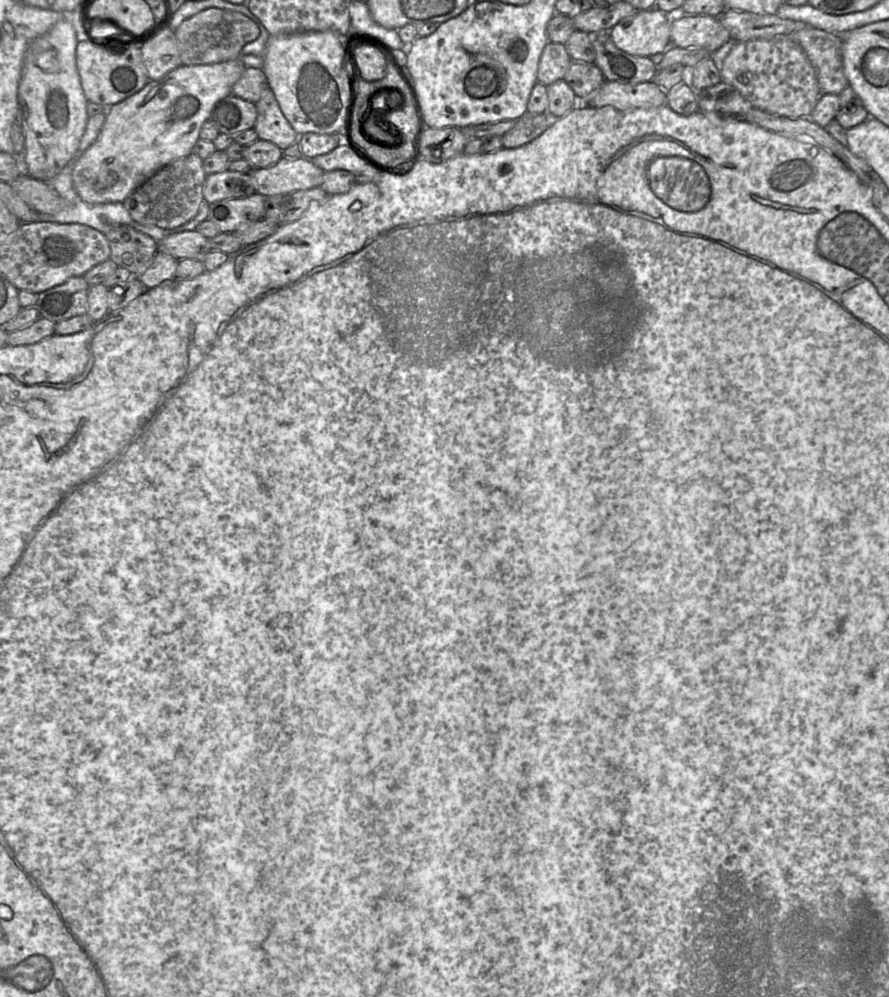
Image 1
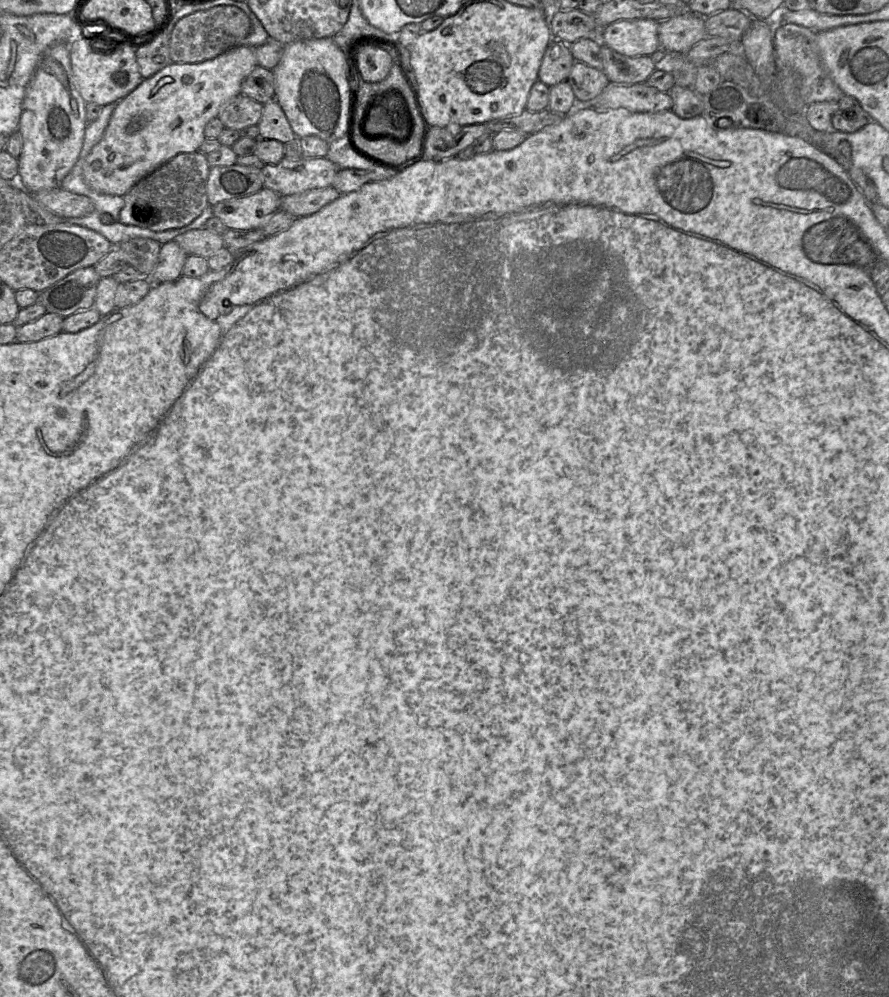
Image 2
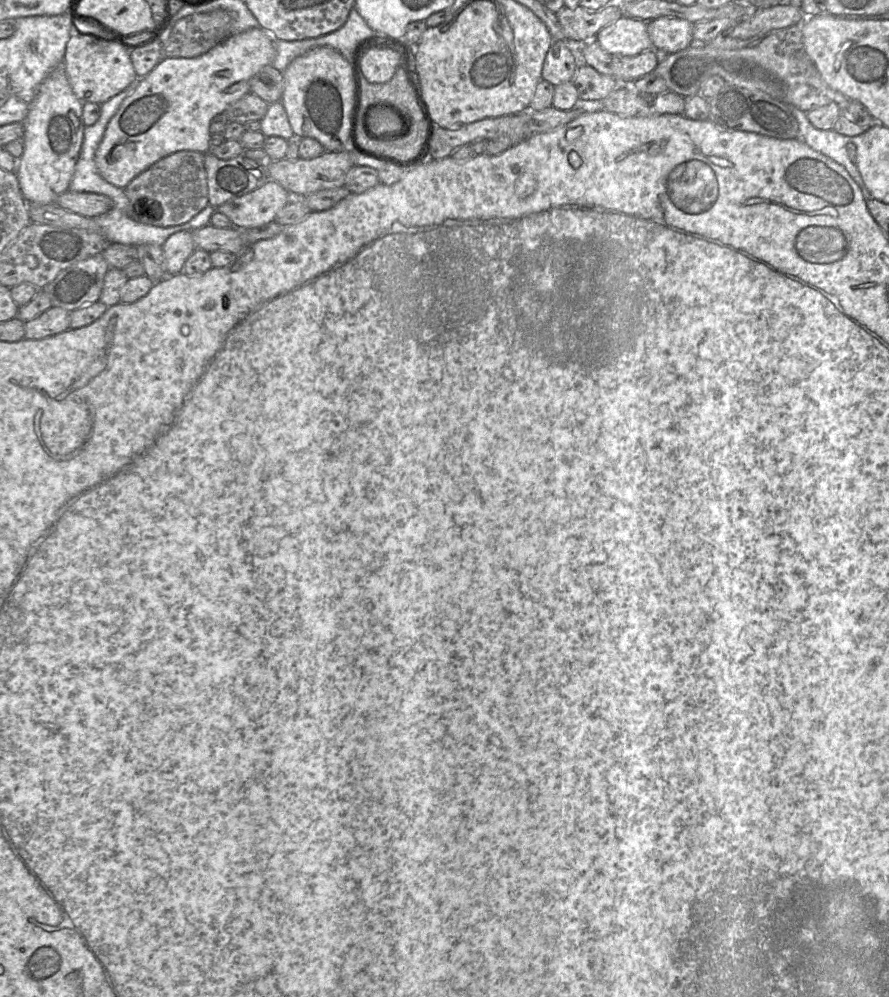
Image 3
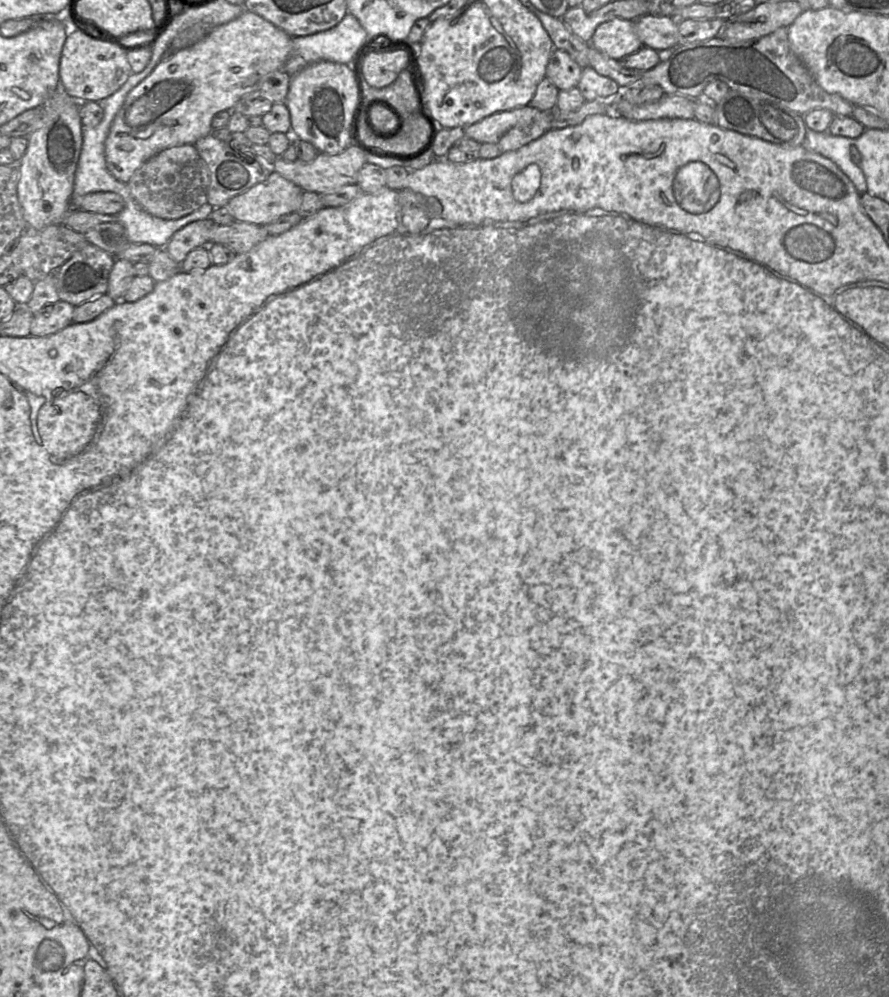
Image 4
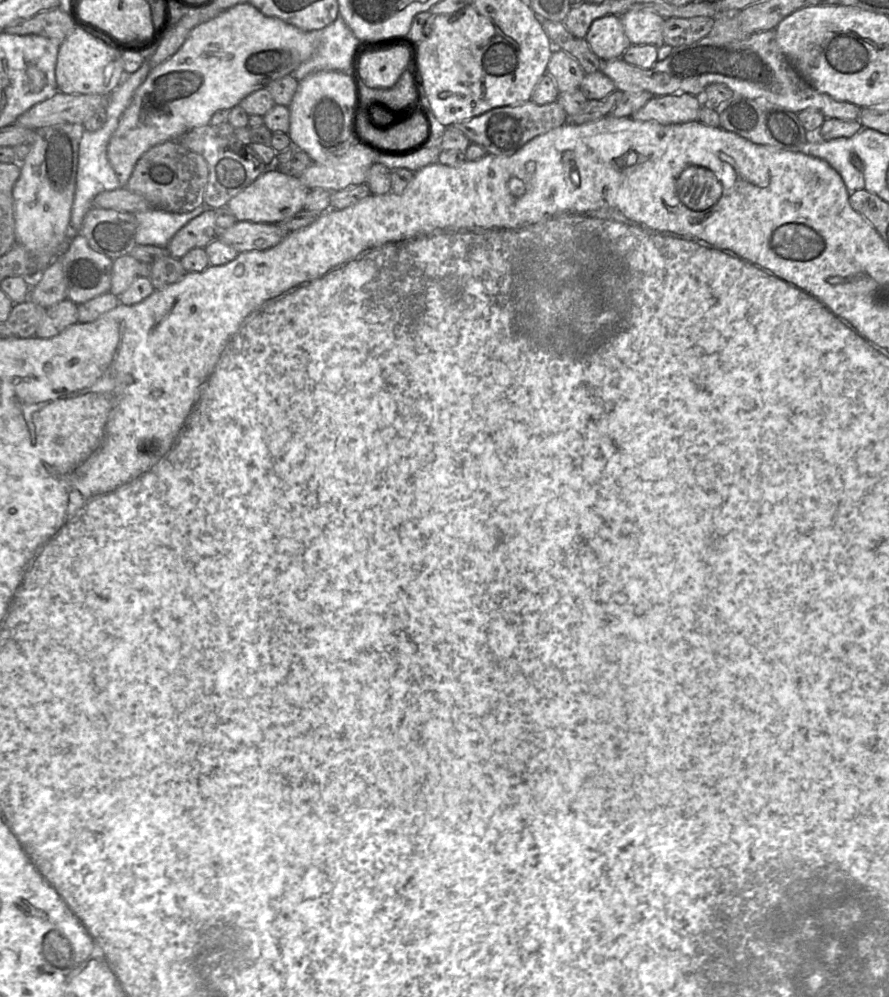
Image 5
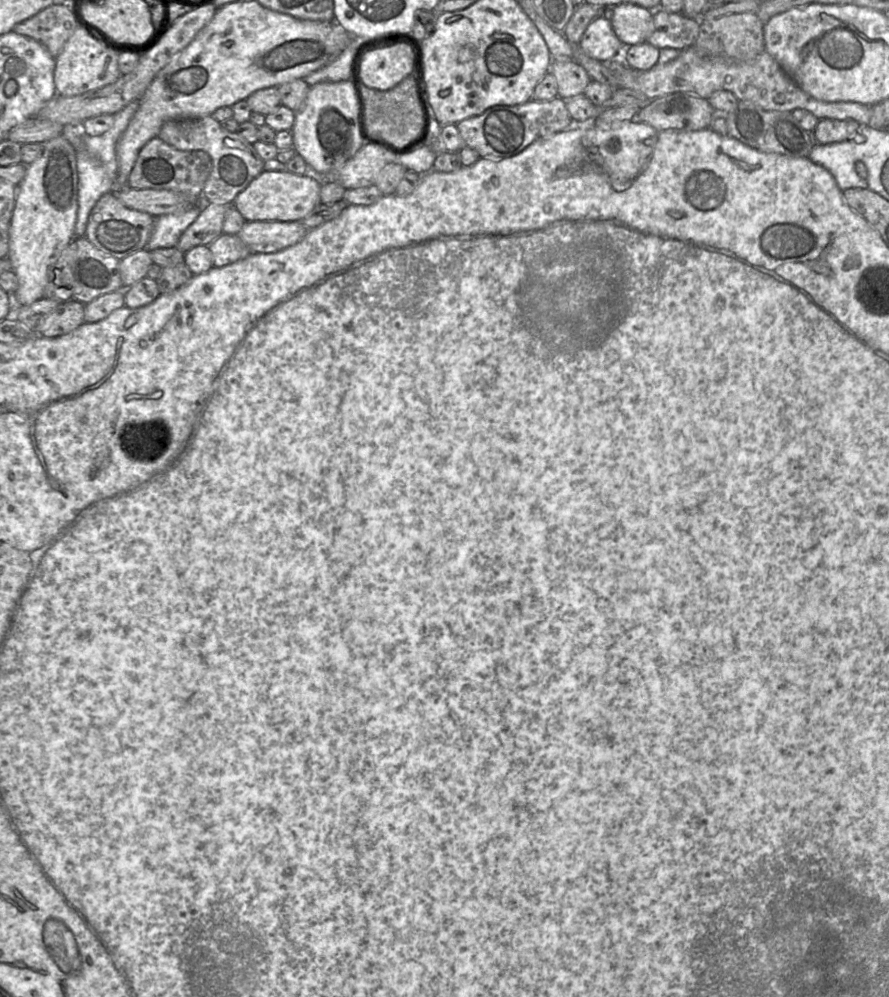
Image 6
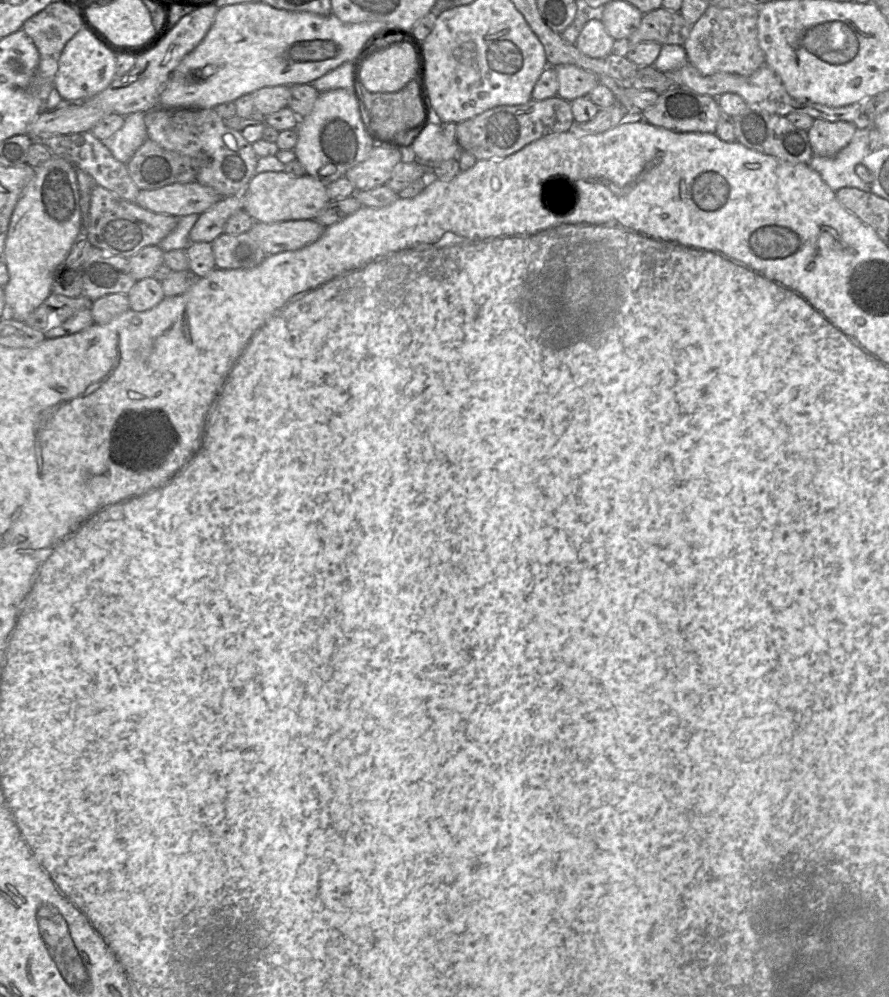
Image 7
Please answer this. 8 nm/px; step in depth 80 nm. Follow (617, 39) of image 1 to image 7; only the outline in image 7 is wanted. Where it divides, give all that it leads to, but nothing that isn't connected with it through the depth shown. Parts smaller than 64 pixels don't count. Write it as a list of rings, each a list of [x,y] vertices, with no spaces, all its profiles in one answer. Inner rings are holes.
[[[590,15],[590,19],[581,30],[575,46],[590,58],[604,58],[615,53],[616,41],[606,31],[603,23],[596,15]]]

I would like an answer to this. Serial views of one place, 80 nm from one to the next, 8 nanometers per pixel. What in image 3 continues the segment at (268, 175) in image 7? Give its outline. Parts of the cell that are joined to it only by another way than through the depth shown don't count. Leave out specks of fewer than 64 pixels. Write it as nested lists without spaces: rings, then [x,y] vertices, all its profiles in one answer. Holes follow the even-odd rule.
[[[269,179],[261,187],[229,200],[216,210],[225,214],[231,220],[232,226],[240,230],[252,229],[274,221],[277,213],[292,200],[292,197],[293,195],[279,183]]]

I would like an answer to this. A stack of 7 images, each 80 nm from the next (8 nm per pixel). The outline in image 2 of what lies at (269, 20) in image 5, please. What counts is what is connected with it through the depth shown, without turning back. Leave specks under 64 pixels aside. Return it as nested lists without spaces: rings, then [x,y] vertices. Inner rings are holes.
[[[239,45],[215,58],[198,63],[174,63],[143,79],[128,96],[117,102],[101,140],[84,161],[84,179],[94,191],[124,196],[135,184],[180,153],[196,152],[205,140],[207,123],[241,94],[243,80],[257,66],[255,47]]]

